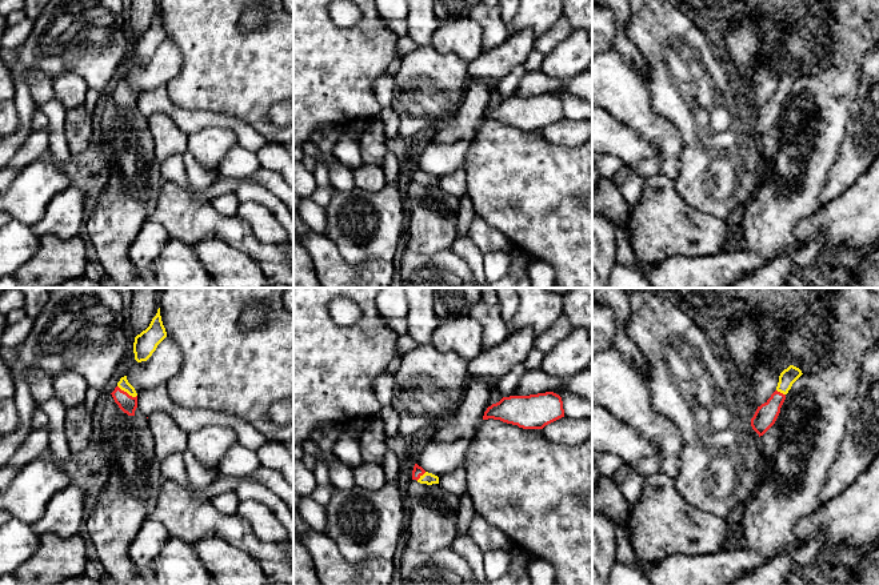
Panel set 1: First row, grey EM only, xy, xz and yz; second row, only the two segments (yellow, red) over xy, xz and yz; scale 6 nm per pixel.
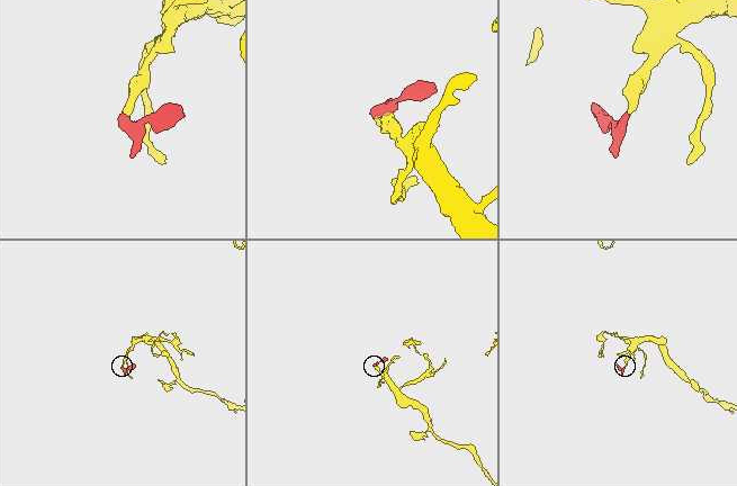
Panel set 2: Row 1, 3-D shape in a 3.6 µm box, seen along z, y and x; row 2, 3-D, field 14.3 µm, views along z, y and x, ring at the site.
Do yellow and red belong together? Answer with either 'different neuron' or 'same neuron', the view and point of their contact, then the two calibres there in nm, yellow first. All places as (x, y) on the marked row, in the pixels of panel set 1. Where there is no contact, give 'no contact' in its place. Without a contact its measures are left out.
same neuron; contact xy (127, 392); calibres 70 and 110 nm

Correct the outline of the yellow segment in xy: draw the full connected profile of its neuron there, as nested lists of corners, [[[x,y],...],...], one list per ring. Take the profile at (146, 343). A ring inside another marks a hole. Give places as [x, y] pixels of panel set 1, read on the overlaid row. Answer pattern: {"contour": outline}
{"contour": [[[160,308],[152,318],[149,326],[135,337],[133,353],[137,362],[147,361],[156,350],[157,345],[167,337],[161,321]]]}

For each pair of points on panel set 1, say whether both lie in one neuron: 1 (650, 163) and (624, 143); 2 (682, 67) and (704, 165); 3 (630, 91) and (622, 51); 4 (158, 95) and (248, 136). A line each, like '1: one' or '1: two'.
1: one
2: one
3: two
4: one

